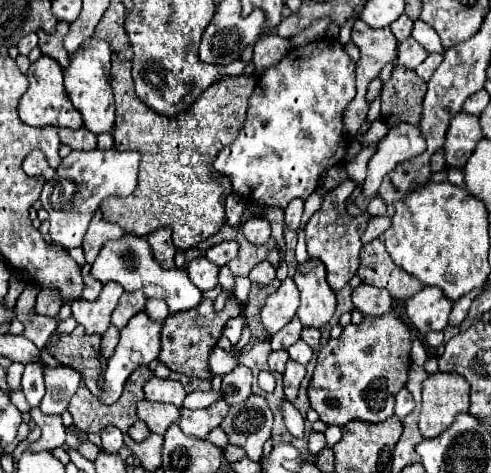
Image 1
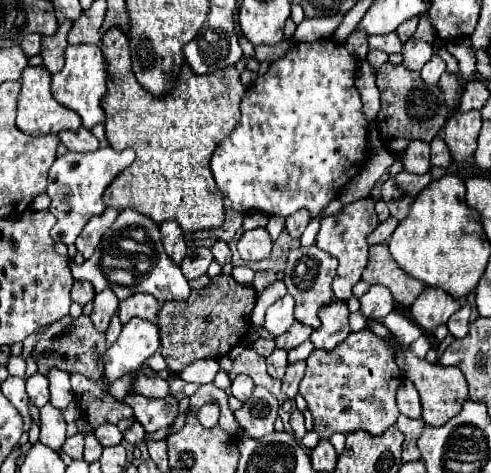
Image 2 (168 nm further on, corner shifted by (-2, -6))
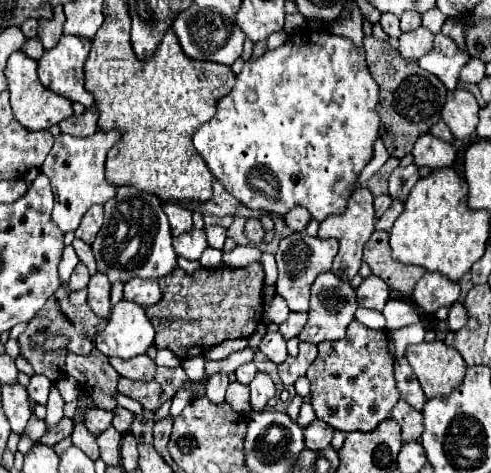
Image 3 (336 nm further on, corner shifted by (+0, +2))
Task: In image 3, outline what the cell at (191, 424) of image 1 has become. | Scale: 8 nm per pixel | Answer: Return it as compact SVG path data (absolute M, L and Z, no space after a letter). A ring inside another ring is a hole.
M212 374L210 380L208 380L208 386L206 386L206 398L212 404L222 404L226 388L228 388L228 376L224 376L224 374Z

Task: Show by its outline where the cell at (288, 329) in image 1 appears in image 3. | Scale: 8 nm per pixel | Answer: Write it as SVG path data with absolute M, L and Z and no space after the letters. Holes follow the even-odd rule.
M290 312L288 320L280 324L280 334L282 334L286 340L290 340L290 338L298 336L298 334L300 334L300 330L304 328L306 320L308 320L308 316L306 316L306 314L296 314L296 312Z

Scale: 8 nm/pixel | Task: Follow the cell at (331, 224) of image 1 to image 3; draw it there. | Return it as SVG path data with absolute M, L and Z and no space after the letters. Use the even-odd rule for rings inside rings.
M356 188L348 200L348 206L342 214L336 216L328 216L324 222L320 222L320 238L338 238L340 242L340 250L334 258L334 266L332 272L336 272L336 276L344 282L350 282L362 264L362 248L368 240L368 236L374 232L374 224L376 224L376 216L374 216L374 198L370 194L368 188Z

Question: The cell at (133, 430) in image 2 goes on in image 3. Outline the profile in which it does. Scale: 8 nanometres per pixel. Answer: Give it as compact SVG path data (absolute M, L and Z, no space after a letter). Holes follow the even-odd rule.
M118 406L118 408L114 410L114 424L112 424L112 426L114 426L120 434L126 434L126 432L130 430L132 420L134 420L134 414L132 414L130 410Z

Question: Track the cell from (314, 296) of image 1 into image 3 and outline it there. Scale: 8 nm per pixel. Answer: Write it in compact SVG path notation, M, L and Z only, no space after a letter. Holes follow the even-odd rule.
M294 232L280 242L280 248L276 252L276 264L278 264L276 290L280 296L284 296L292 312L308 312L310 286L322 272L332 270L332 260L336 254L338 254L336 238L322 240L322 238L310 238L306 232Z

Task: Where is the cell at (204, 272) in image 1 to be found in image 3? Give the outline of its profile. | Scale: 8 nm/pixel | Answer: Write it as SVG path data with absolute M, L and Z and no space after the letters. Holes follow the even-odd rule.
M192 228L184 236L174 238L176 254L186 260L198 260L206 248L208 248L206 234L204 234L204 230L198 230L198 228Z

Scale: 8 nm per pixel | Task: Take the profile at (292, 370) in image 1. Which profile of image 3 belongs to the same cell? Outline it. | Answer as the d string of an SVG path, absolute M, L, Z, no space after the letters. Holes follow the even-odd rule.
M302 342L298 356L288 356L278 366L278 374L280 374L280 380L284 382L284 386L294 384L298 378L302 378L314 358L316 358L316 344Z

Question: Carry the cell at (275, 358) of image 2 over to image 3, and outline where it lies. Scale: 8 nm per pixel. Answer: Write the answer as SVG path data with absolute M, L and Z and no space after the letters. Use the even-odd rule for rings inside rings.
M268 332L264 340L258 346L274 364L282 364L288 356L286 352L286 340L280 336L280 332Z

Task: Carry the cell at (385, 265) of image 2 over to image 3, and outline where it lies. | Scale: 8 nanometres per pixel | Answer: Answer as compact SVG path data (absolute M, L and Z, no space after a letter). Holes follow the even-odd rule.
M376 230L370 240L364 244L364 262L370 266L372 274L382 278L392 290L410 296L416 282L424 276L424 268L408 266L392 258L388 244L388 232Z

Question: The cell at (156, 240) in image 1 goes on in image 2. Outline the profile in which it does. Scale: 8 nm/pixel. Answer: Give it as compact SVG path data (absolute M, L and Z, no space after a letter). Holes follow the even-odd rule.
M168 220L160 224L160 232L162 232L162 242L164 242L168 256L176 264L180 264L186 256L186 238L184 238L182 228L174 220Z

